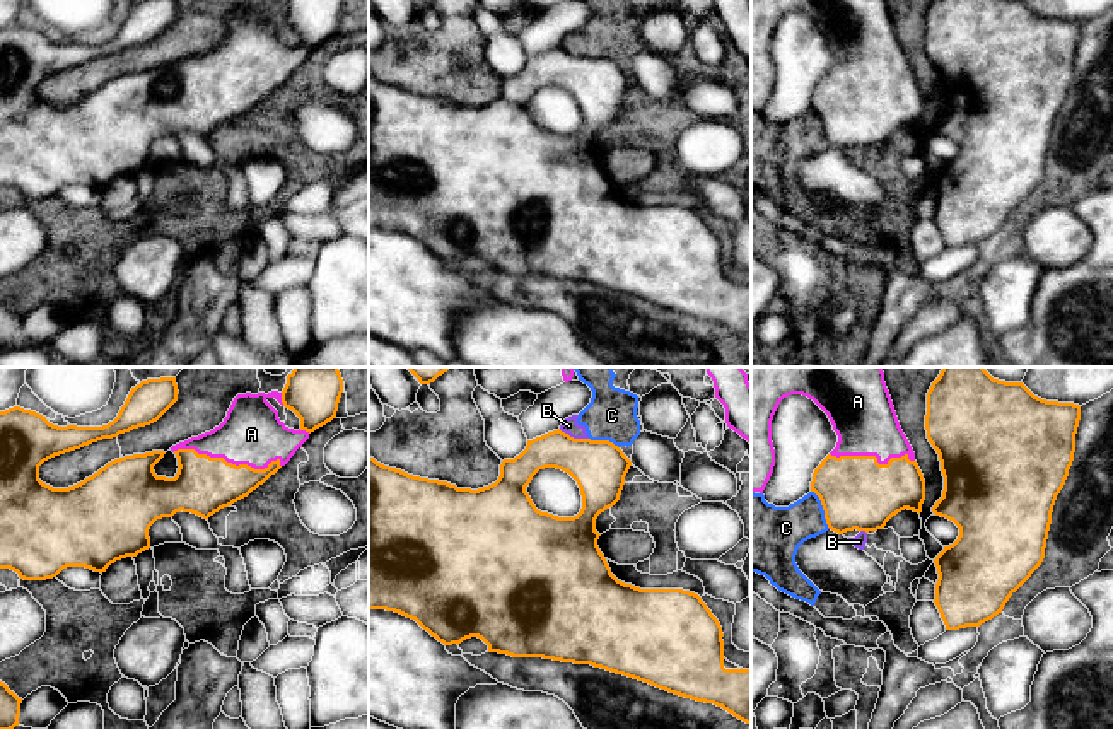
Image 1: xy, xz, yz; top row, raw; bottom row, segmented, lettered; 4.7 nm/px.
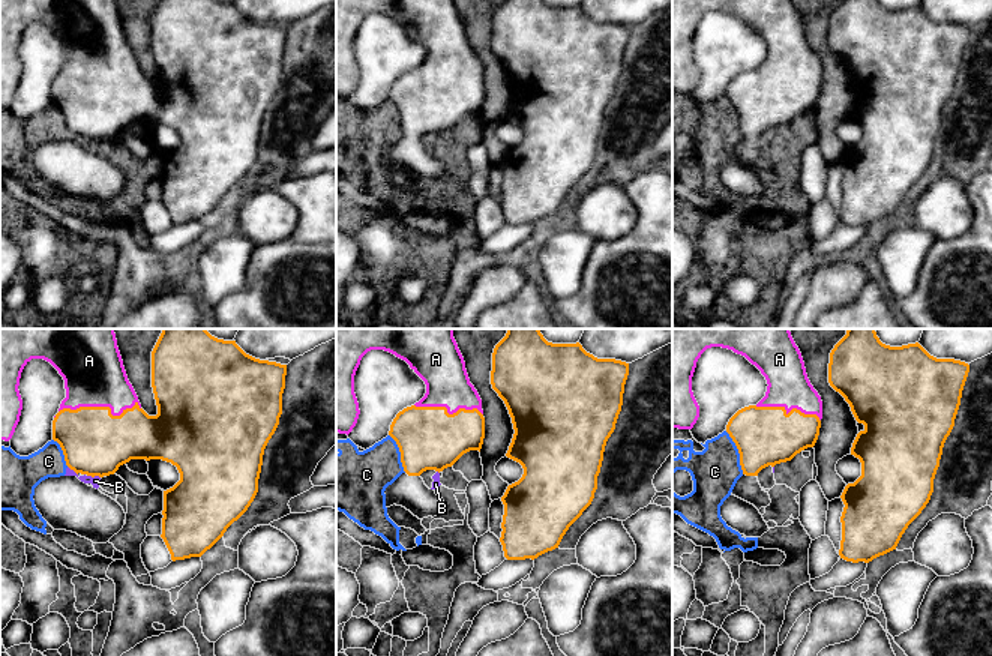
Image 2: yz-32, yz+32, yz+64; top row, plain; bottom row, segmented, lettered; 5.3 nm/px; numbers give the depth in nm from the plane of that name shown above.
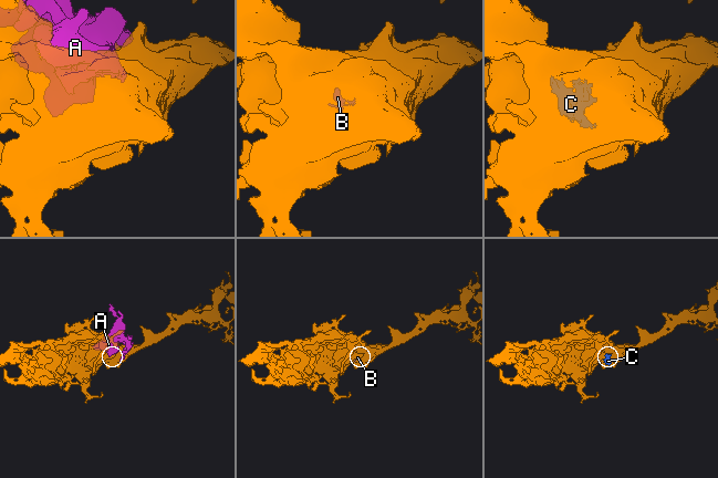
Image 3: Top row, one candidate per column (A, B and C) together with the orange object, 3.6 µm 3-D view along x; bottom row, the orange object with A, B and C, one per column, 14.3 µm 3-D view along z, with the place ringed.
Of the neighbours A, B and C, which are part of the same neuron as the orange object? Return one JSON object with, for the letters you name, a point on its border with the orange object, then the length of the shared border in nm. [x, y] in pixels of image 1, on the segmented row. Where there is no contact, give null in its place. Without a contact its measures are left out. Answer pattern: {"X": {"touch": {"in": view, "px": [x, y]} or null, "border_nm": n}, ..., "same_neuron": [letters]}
{"A": {"touch": {"in": "xy", "px": [229, 463]}, "border_nm": 500}, "same_neuron": ["A"]}

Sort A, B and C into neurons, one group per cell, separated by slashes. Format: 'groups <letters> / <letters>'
groups A / B C

